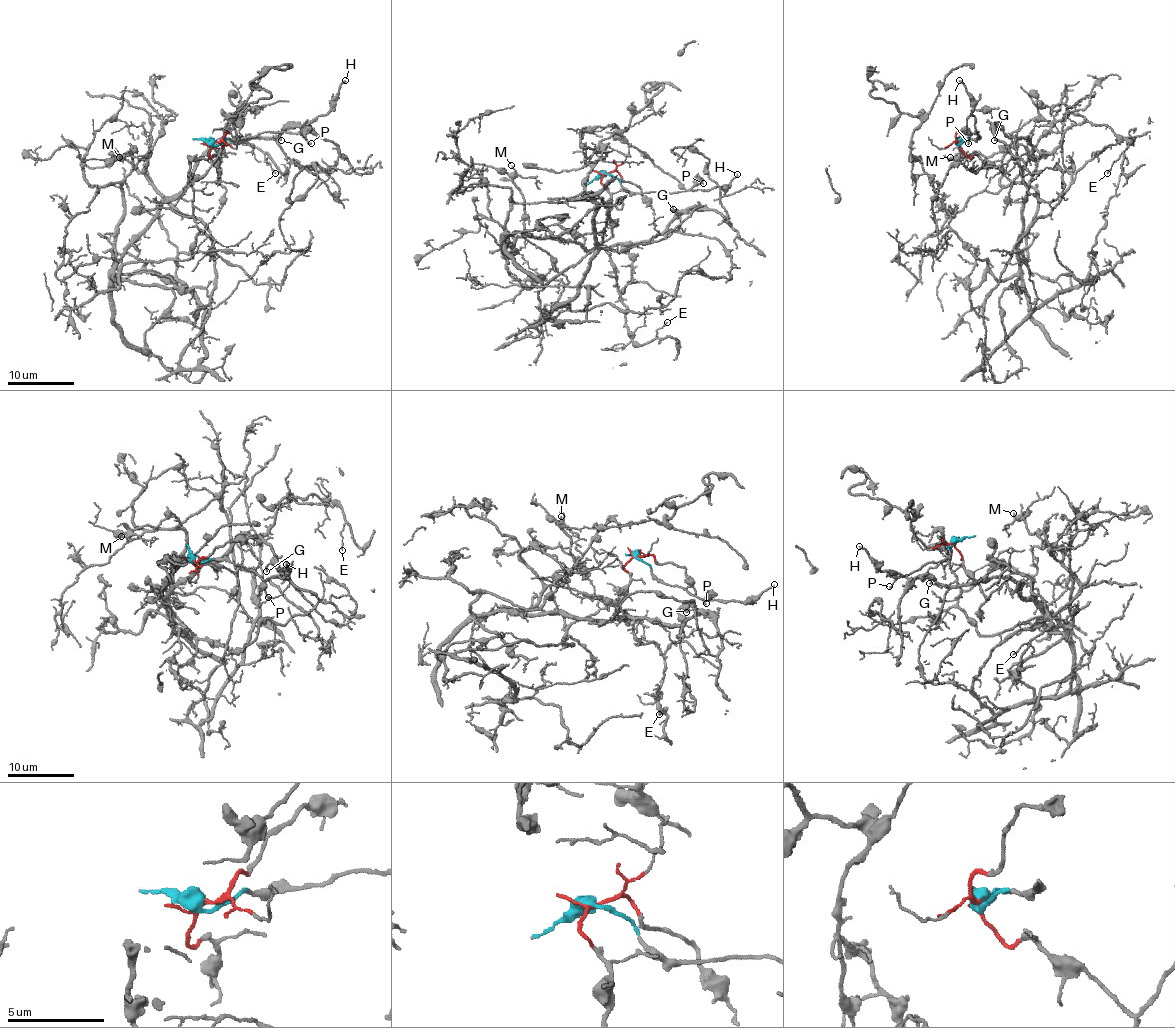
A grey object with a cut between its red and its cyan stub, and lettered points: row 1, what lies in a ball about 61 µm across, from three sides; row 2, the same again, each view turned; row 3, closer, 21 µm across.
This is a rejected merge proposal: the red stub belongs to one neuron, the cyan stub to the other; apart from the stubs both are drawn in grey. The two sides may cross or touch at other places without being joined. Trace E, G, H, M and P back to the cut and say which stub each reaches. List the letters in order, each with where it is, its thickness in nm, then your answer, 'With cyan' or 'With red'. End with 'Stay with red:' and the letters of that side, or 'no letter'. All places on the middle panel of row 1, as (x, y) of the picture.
E: Place: (667, 322). Thickness 120 nm. With red
G: Place: (673, 209). Thickness 160 nm. With red
H: Place: (737, 174). Thickness 170 nm. With cyan
M: Place: (511, 165). Thickness 100 nm. With red
P: Place: (703, 183). Thickness 120 nm. With cyan
Stay with red: E, G, M

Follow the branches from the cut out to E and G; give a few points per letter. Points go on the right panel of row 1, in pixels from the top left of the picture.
E: (958, 143), (1013, 179), (1031, 153), (1051, 153), (1074, 125), (1107, 125), (1129, 143), (1107, 173)
G: (958, 143), (1010, 179), (1033, 150), (1026, 138), (1001, 130), (995, 140)

